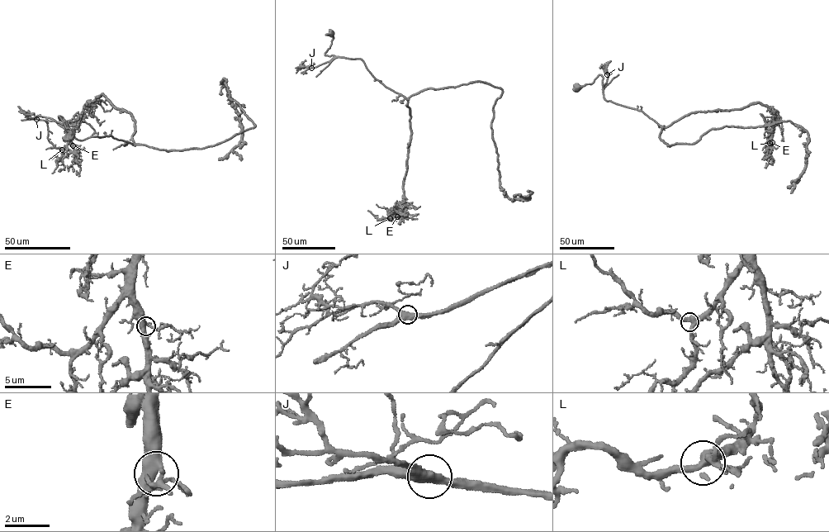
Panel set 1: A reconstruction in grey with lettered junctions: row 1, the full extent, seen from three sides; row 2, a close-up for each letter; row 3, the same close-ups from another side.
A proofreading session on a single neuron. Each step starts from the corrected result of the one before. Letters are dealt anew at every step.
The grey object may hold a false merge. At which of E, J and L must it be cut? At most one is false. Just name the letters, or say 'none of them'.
none of them

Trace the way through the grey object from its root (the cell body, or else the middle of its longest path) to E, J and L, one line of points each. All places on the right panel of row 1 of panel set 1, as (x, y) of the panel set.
E: (578, 87), (601, 75), (606, 101), (641, 110), (664, 127), (691, 112), (765, 104), (777, 114), (772, 142)
J: (578, 87), (591, 83), (600, 74), (603, 78), (603, 87), (608, 74)
L: (578, 87), (601, 75), (606, 101), (641, 110), (664, 127), (691, 112), (765, 104), (777, 114), (769, 143)

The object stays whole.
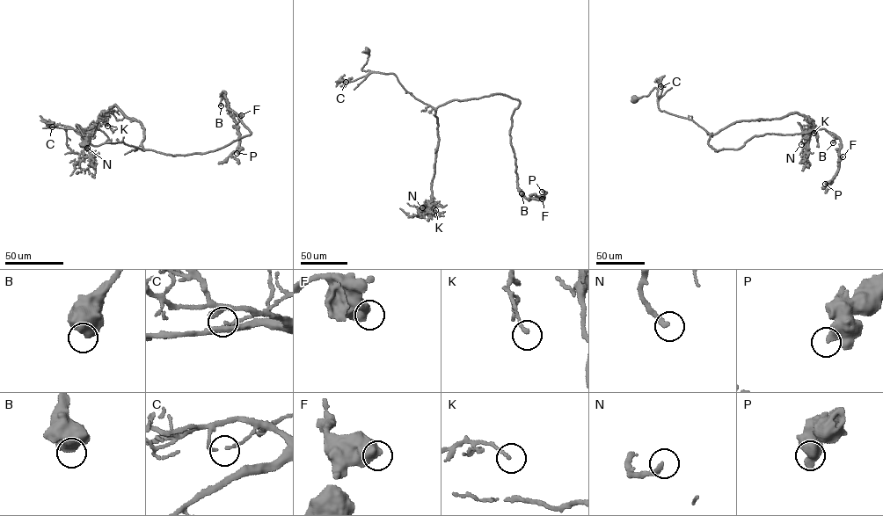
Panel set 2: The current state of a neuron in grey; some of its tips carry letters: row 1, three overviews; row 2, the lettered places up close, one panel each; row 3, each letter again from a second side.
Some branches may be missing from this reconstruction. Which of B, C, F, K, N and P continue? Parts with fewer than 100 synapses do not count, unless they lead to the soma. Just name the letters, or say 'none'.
none

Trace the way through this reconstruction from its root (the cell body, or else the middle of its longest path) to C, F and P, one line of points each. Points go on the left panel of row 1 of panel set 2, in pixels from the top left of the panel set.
C: (87, 141), (88, 137), (83, 134), (77, 124), (83, 135), (73, 129), (52, 127)
F: (87, 141), (76, 125), (93, 145), (204, 153), (251, 133), (222, 90), (231, 114), (241, 115)
P: (87, 141), (76, 125), (93, 145), (122, 141), (173, 156), (217, 149), (251, 133), (222, 90), (237, 153)

